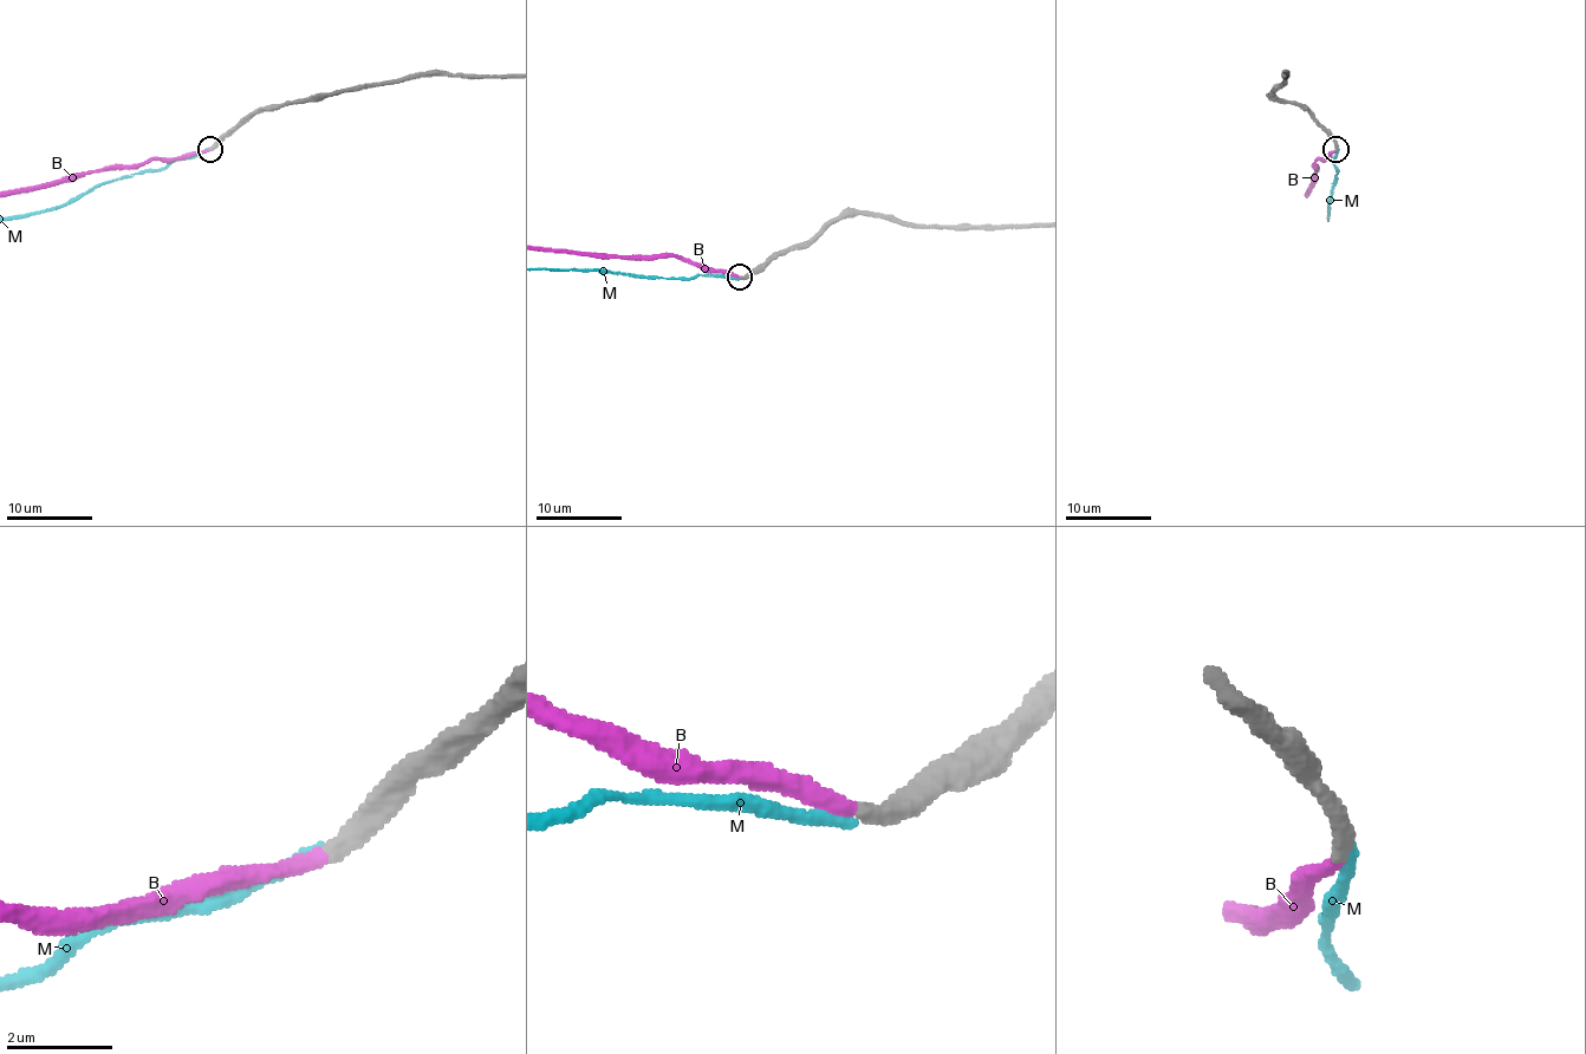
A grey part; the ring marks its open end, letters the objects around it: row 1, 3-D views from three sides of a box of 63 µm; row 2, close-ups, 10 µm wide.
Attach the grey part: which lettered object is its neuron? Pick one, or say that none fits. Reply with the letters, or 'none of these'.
B

